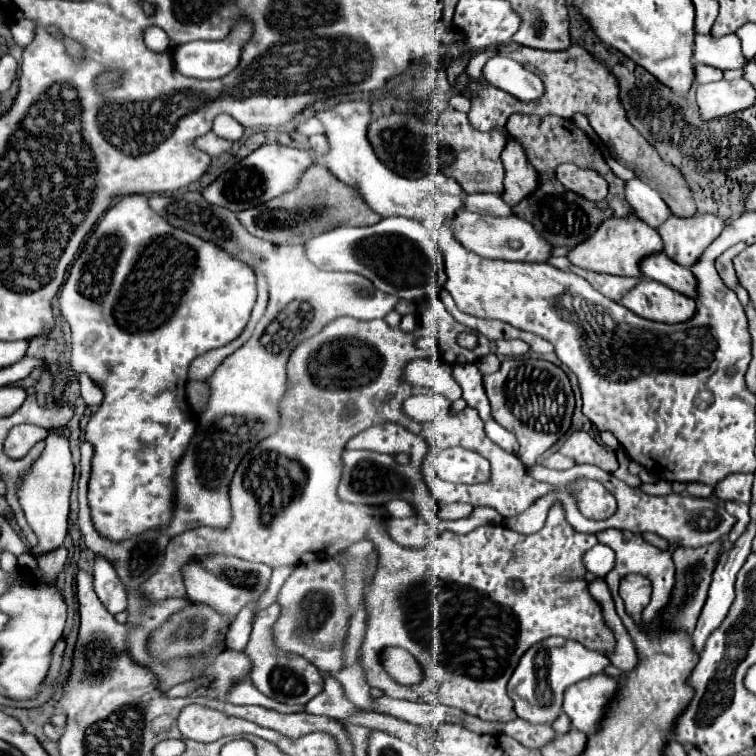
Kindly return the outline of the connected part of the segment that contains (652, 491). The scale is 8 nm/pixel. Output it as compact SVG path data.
M659 480L656 483L642 484L641 486L647 487L647 494L653 496L665 496L672 493L672 485L665 480Z

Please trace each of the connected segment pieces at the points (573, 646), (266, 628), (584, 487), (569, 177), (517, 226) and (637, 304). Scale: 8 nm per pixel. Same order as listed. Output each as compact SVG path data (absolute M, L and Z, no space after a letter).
M560 636L546 638L542 648L530 648L518 662L510 682L508 682L508 696L514 702L514 712L518 718L530 724L552 724L562 712L562 700L568 686L604 672L610 666L610 660L604 654L592 652L580 642L566 640Z
M274 602L266 610L262 610L258 614L256 622L254 622L252 636L250 636L250 640L246 644L246 650L244 650L248 654L248 658L250 658L250 662L252 662L250 680L268 698L274 698L274 700L278 700L282 704L306 704L308 700L312 700L314 696L318 696L324 690L324 676L306 658L302 658L298 654L284 652L278 646L274 646L272 626L278 620L278 616L280 616L280 604Z
M576 482L580 512L588 518L610 518L616 512L614 496L600 482Z
M566 163L557 167L557 180L567 189L572 190L586 200L604 200L608 194L608 184L604 178L600 178L594 170L584 170L578 166Z
M464 212L452 220L452 230L456 230L456 238L464 242L470 250L484 258L500 258L512 262L548 262L552 256L552 246L538 234L538 230L524 222L522 218L484 218L482 214Z
M642 278L636 290L622 298L622 306L628 306L638 316L664 324L688 322L696 314L696 302L692 298L648 278Z

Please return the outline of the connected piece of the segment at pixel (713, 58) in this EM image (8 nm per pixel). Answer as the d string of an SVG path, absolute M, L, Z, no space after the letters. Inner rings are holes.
M696 34L694 62L702 62L720 70L744 66L744 54L736 34L714 38L712 34Z

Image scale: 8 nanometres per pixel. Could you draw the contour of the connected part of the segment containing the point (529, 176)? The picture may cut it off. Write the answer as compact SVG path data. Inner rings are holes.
M506 146L502 152L502 162L506 170L506 182L504 182L504 194L502 198L514 206L526 196L530 196L538 186L538 174L534 166L528 162L522 146Z

